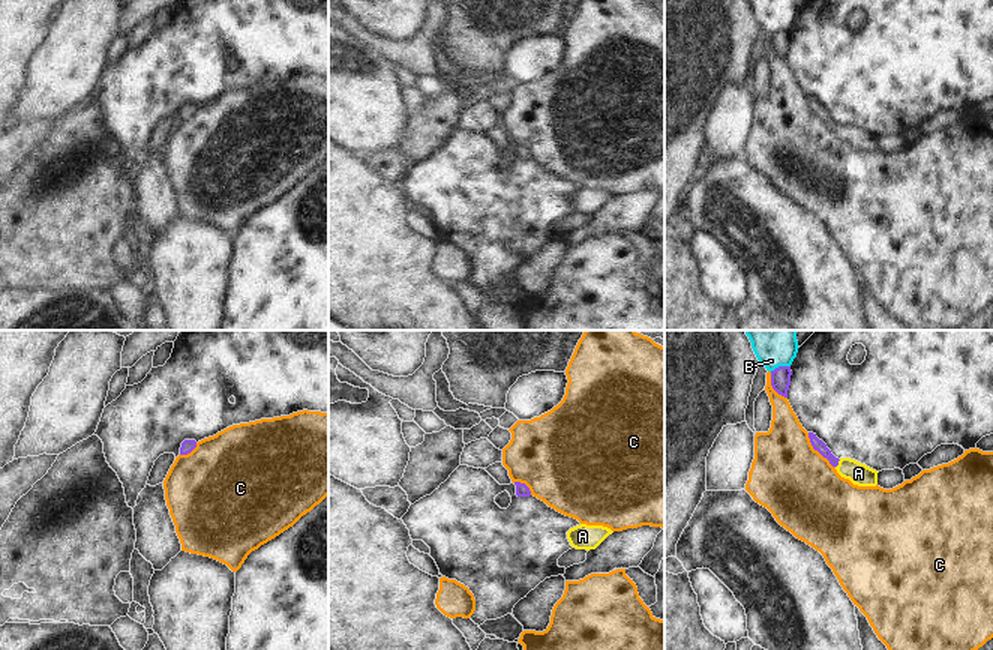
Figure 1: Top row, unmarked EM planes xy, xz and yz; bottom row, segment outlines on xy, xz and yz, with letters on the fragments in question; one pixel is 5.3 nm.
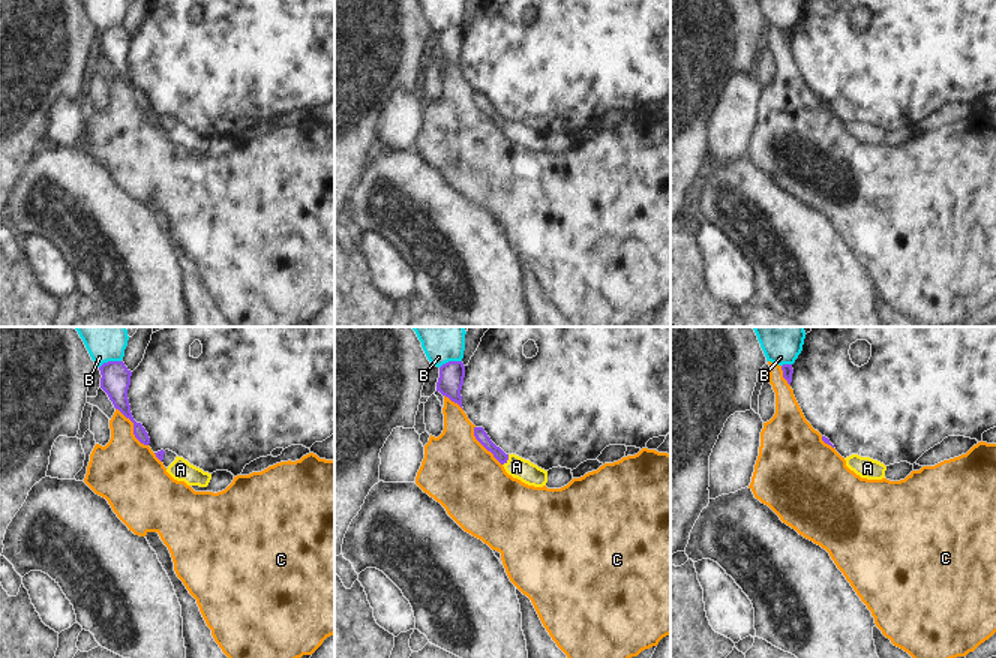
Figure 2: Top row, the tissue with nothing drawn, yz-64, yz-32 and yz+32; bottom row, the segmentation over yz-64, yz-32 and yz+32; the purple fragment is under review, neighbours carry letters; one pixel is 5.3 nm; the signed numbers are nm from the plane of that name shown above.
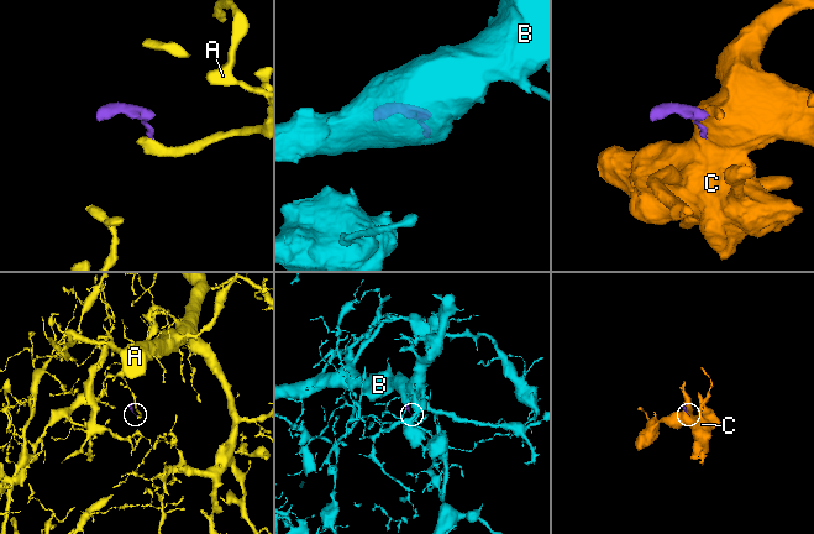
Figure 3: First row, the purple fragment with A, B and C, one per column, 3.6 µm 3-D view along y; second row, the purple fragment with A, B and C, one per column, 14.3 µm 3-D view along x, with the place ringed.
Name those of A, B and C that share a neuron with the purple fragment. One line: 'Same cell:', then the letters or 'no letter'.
Same cell: A

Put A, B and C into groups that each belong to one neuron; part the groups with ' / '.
A / B / C

